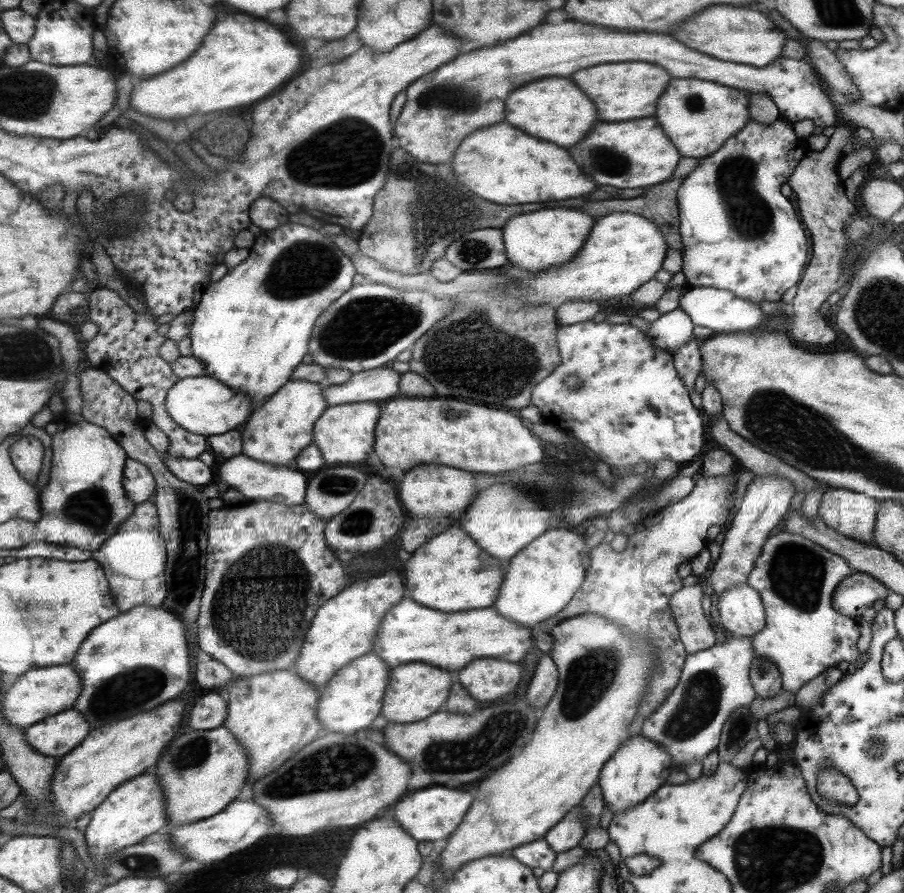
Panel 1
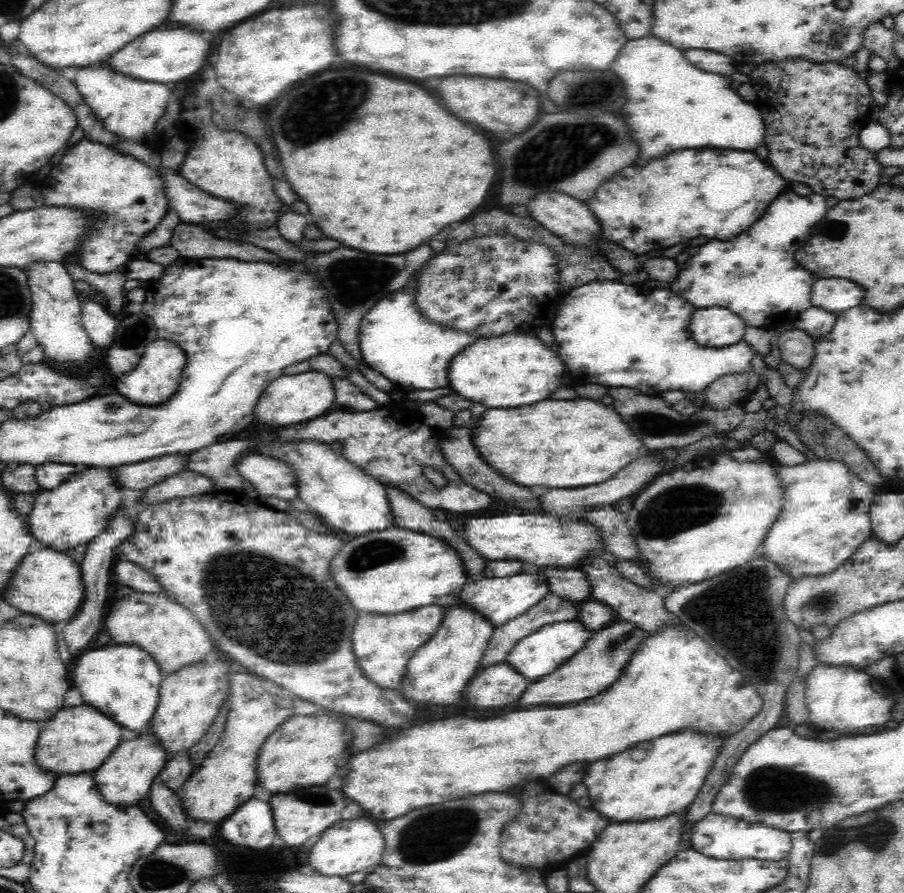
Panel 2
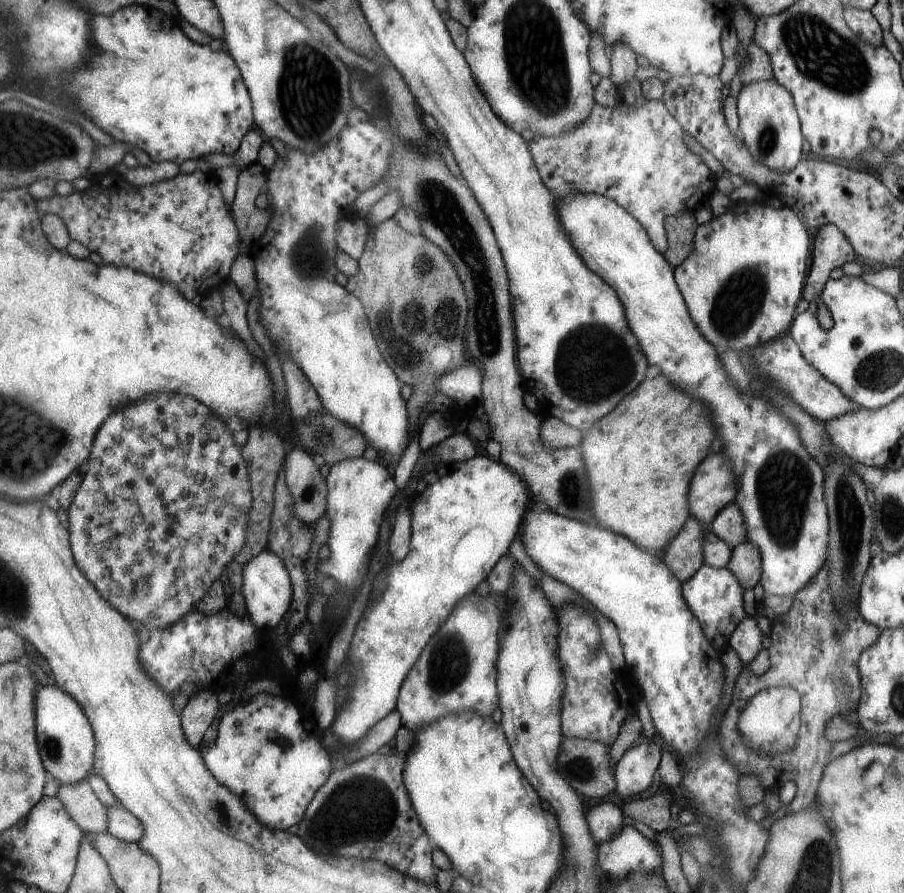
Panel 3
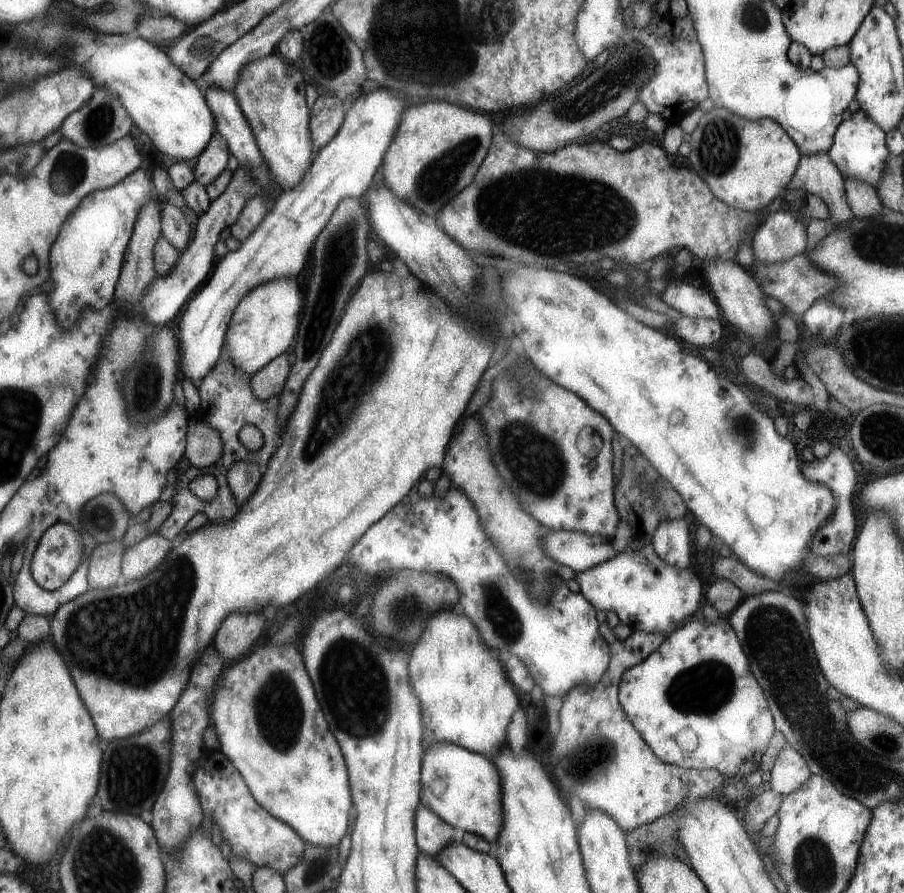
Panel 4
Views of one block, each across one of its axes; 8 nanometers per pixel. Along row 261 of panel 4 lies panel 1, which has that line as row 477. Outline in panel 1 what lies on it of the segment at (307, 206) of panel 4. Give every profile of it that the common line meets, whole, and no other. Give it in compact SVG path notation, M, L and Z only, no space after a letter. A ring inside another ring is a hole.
M234 456L230 460L222 460L218 463L215 468L215 480L225 482L228 488L238 490L248 502L267 500L294 506L306 502L306 492L310 480L302 472L284 465L264 464L264 462L252 460L248 456Z

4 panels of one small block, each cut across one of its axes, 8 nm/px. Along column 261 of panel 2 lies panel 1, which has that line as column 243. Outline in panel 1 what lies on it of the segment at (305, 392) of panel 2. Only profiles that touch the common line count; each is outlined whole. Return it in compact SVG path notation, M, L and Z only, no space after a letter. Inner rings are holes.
M206 375L181 378L178 379L172 390L168 391L167 411L176 424L180 424L192 434L206 437L221 435L244 423L248 416L252 416L254 412L252 408L256 408L247 397L244 398L239 393L224 384L223 381Z

